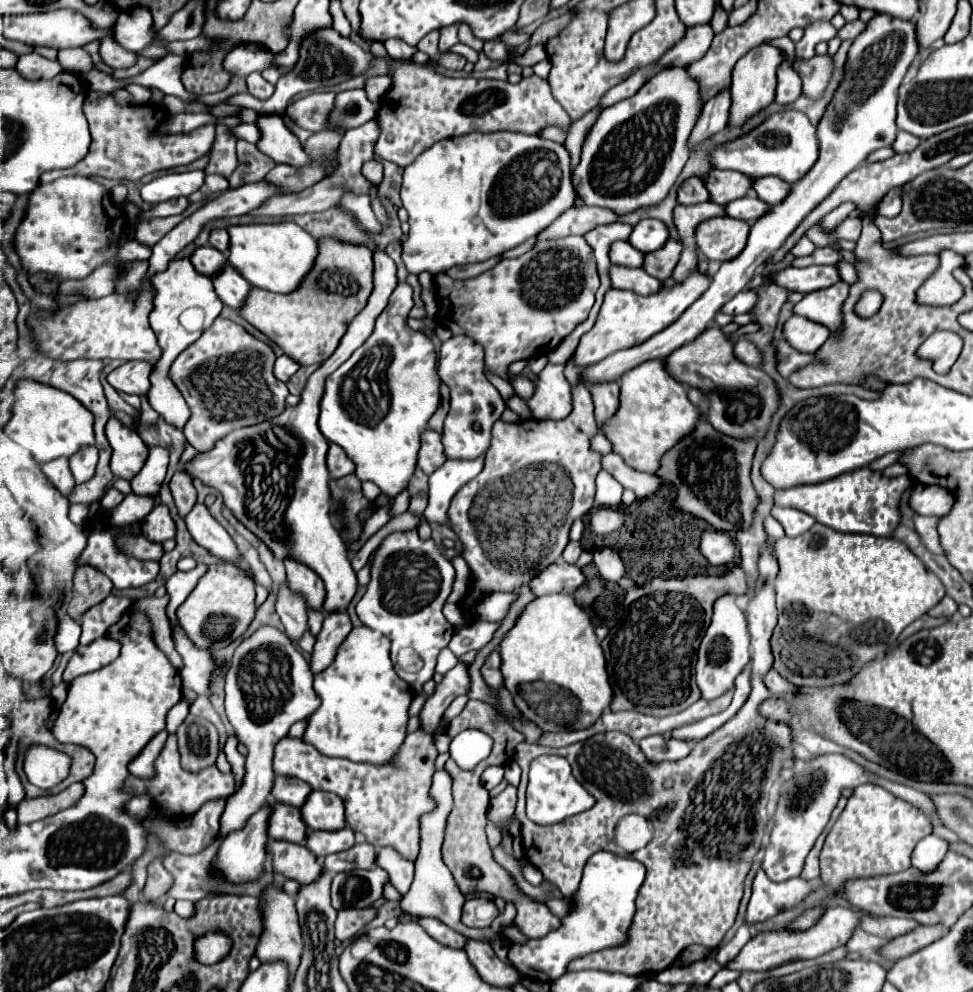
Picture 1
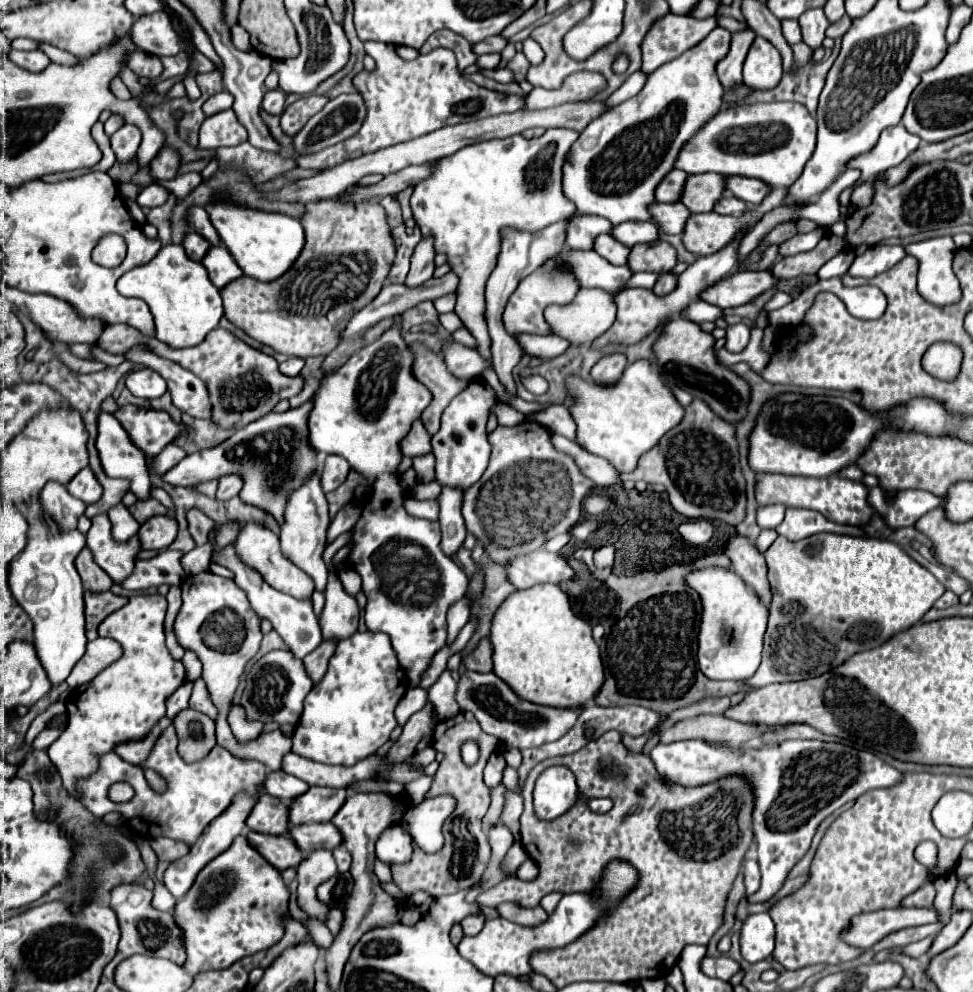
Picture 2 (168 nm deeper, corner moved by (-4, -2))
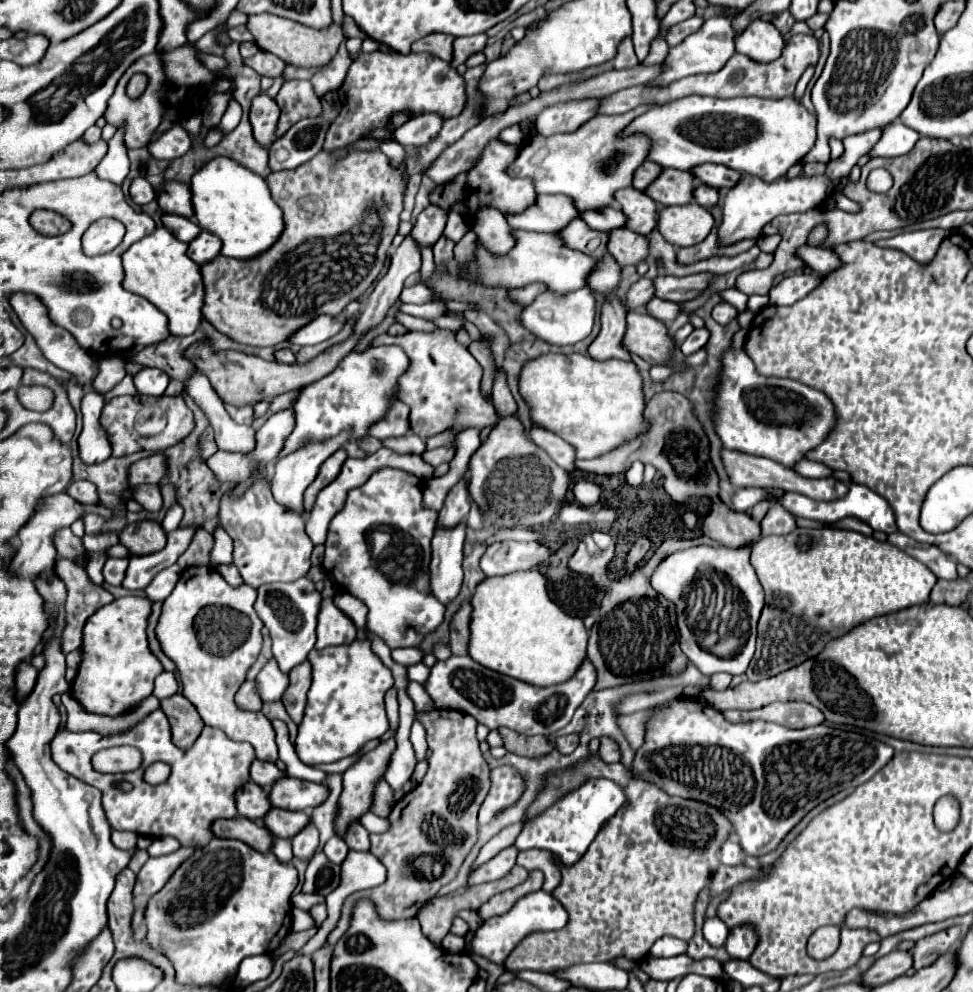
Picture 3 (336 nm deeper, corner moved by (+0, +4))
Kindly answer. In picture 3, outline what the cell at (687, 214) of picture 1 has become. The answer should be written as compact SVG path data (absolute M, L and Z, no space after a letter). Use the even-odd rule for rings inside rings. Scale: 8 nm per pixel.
M632 186L622 188L614 194L614 202L626 216L626 228L644 236L656 228L654 222L658 204L654 204L652 198L648 198L644 192L632 190Z

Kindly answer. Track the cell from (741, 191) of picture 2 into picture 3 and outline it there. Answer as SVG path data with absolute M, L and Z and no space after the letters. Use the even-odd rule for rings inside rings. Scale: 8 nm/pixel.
M700 164L700 166L694 166L690 172L694 174L696 180L700 180L702 184L714 186L716 190L732 188L742 176L740 172L736 172L732 168L726 168L722 164Z

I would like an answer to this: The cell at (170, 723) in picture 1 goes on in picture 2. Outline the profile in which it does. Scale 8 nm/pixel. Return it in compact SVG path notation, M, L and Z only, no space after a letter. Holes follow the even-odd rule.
M184 682L184 686L180 686L180 688L176 690L176 694L172 694L172 696L168 698L168 704L166 704L168 712L166 712L166 716L168 716L170 720L174 720L182 710L188 708L190 694L192 694L192 682Z

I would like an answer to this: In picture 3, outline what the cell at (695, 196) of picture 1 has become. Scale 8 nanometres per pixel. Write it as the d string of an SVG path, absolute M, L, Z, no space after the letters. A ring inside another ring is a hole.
M644 162L638 170L636 170L636 174L634 174L634 178L632 178L632 188L636 188L636 190L646 190L648 188L648 184L652 182L652 178L656 178L656 174L660 174L660 166L656 166L654 162Z

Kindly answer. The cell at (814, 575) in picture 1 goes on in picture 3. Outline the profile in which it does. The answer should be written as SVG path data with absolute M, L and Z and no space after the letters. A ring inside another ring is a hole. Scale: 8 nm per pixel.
M796 528L784 536L764 536L752 546L750 562L766 594L766 604L758 622L756 654L746 670L746 676L752 682L776 676L818 656L830 640L874 616L928 602L928 594L936 584L936 576L928 566L920 564L890 542L878 542L872 536L840 528Z

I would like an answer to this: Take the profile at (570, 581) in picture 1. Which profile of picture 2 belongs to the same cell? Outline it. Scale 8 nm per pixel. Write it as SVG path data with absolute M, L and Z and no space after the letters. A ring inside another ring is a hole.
M546 550L520 556L520 560L514 560L512 564L506 566L506 572L508 580L518 590L526 590L544 582L562 584L574 578L572 566L560 554L550 554Z

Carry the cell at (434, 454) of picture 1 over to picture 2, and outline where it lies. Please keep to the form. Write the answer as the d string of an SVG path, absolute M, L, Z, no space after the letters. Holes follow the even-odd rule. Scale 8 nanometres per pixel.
M416 420L412 424L412 430L408 432L408 436L404 438L404 444L402 444L402 452L404 456L410 456L410 458L416 458L416 456L426 456L432 452L432 444L430 444L430 434L424 430L422 422Z

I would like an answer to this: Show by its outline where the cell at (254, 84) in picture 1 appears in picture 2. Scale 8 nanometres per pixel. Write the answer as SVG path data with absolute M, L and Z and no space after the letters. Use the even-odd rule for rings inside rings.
M264 90L262 108L268 114L282 114L284 102L286 102L286 94L284 92L280 92L280 90Z

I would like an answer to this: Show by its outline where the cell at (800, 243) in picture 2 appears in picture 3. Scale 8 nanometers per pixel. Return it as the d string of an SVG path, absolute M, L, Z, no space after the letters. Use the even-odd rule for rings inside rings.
M764 236L760 238L760 242L756 242L756 246L762 250L762 252L774 252L780 244L780 236Z

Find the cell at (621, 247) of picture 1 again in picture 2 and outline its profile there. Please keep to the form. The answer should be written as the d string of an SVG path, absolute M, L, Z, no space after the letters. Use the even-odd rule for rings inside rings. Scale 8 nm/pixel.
M598 236L596 238L596 252L610 260L612 264L628 264L630 248L614 240L612 236Z

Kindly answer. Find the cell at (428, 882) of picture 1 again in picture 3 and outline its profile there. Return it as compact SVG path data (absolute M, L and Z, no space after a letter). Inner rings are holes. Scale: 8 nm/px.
M446 934L441 946L450 954L458 954L464 951L464 937L455 934Z

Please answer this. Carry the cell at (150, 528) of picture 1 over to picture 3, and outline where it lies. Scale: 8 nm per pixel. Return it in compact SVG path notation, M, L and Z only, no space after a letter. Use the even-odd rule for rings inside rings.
M150 520L128 524L118 534L118 538L120 538L120 544L128 548L130 558L152 554L166 546L166 532L162 530L160 524L150 522Z

